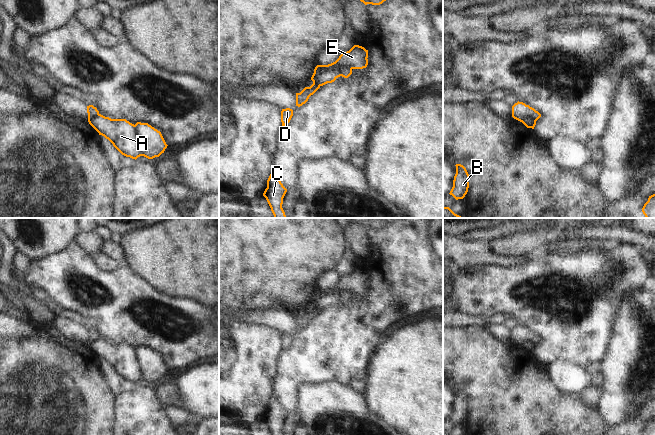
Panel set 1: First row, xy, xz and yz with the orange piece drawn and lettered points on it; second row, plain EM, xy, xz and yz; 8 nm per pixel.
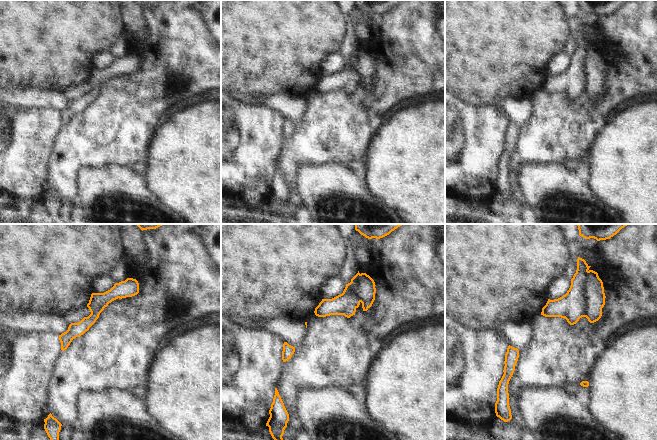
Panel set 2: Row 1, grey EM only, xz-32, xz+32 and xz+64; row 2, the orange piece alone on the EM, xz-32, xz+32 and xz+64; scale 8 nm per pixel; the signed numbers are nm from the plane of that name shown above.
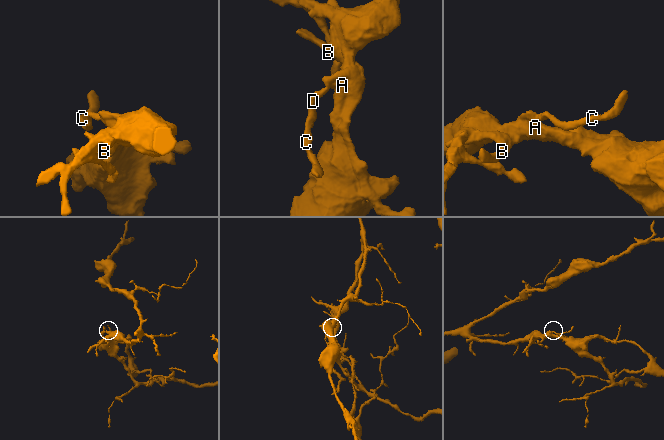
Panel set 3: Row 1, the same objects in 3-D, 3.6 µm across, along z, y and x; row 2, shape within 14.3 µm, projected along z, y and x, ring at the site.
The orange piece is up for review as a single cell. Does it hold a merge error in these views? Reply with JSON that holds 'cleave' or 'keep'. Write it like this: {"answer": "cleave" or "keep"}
{"answer": "cleave"}

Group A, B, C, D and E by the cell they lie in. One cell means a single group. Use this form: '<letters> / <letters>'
A / B C D E

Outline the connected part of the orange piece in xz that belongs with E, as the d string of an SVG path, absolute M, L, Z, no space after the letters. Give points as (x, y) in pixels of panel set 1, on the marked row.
M354 45L349 51L341 53L339 58L328 65L317 65L311 77L313 84L310 87L305 87L300 93L296 93L296 106L300 107L305 104L309 97L313 95L320 85L315 81L318 74L333 70L336 67L351 67L352 69L363 69L368 65L368 50L359 45Z

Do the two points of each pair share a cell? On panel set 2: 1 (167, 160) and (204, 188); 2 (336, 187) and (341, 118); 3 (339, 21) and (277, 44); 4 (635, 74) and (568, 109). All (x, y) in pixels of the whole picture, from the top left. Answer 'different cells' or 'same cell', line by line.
1: same cell
2: different cells
3: same cell
4: same cell

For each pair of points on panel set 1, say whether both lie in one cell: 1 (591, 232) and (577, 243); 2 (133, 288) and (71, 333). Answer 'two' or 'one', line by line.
1: two
2: two

